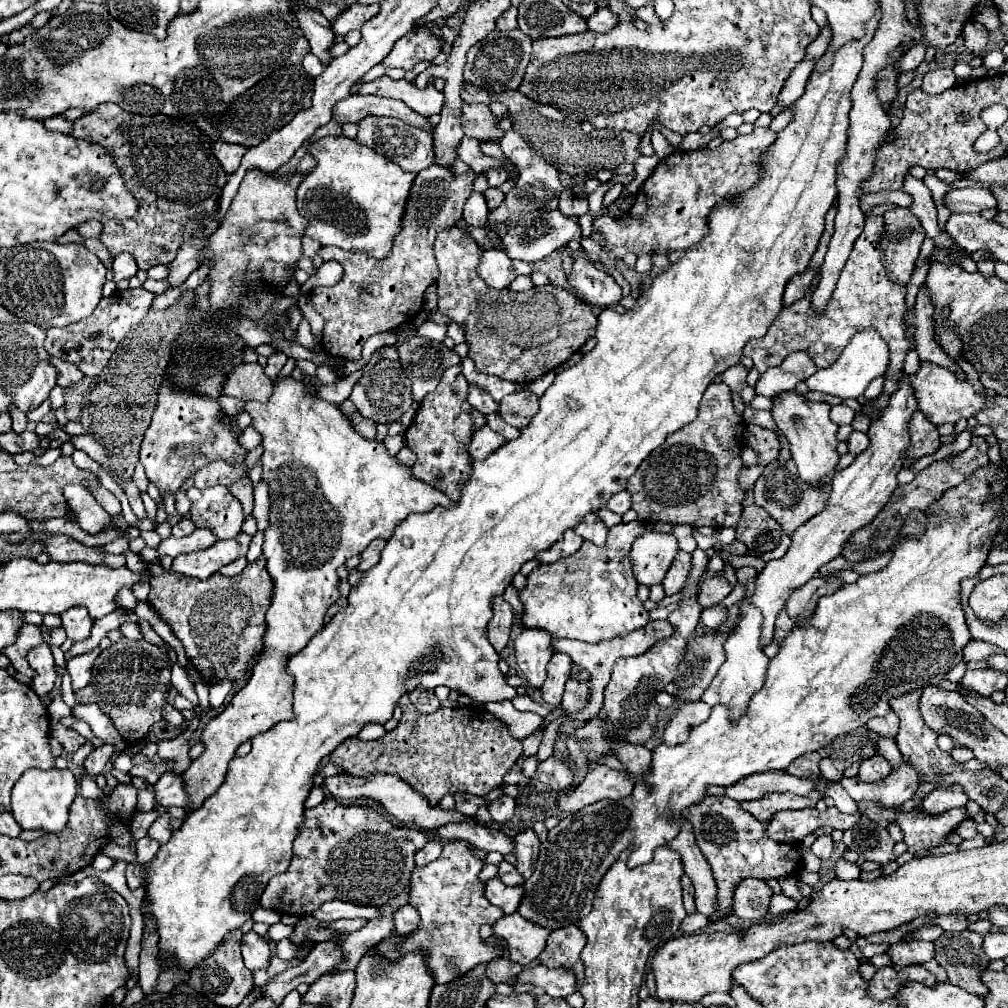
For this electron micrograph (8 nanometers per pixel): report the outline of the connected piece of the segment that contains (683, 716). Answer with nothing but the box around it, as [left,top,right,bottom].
[664,701,710,745]

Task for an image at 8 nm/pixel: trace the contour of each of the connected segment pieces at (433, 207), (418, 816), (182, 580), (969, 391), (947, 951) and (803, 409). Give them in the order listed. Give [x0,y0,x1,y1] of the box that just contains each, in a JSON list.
[[310,163,478,361],[324,775,464,829],[150,557,272,683],[910,361,988,425],[936,929,988,995],[772,391,840,487]]

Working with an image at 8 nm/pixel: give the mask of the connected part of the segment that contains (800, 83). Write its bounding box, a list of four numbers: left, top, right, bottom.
[778,61,812,107]

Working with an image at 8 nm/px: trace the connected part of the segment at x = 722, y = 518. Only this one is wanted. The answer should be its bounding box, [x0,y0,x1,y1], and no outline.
[626,383,746,529]

